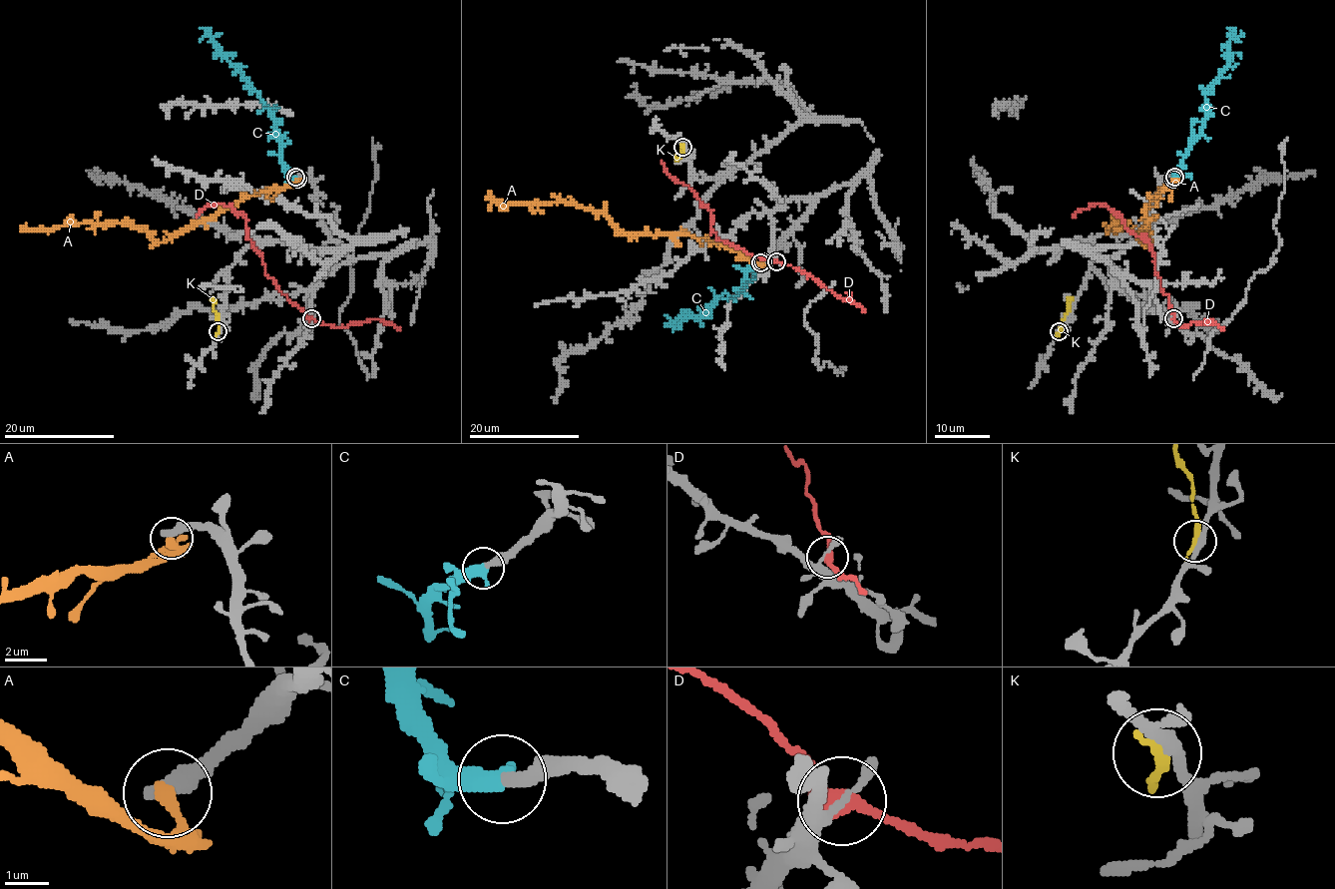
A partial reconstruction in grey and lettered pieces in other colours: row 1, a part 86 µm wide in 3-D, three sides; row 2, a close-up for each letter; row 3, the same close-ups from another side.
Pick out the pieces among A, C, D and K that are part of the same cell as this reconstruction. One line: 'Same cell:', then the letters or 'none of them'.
Same cell: C

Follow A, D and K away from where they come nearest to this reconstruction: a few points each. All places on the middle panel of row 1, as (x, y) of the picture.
A: (762, 261), (757, 265), (740, 253), (685, 232), (621, 231), (602, 214), (563, 203), (498, 203), (490, 191)
D: (776, 261), (751, 256), (722, 241), (711, 227), (711, 211), (688, 186), (672, 179), (662, 162)
K: (682, 148), (675, 160)

